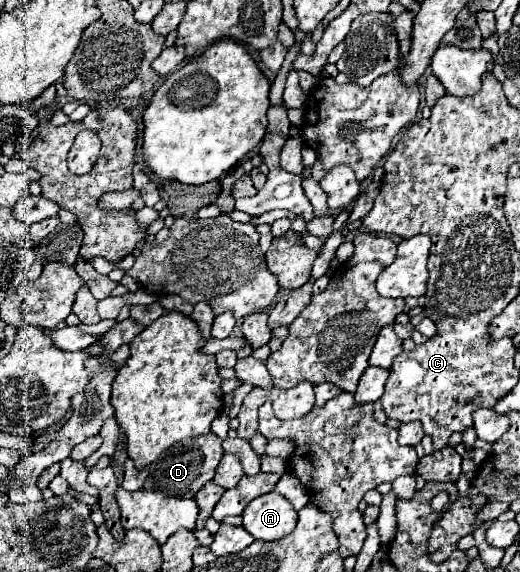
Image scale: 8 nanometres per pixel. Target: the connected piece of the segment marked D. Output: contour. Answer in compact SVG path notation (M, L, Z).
M205 434L205 436L195 436L195 438L185 438L179 444L173 444L169 450L165 450L159 460L155 460L149 466L149 478L145 482L145 490L159 490L167 496L187 496L193 498L205 482L213 480L215 468L223 456L221 448L221 438L215 434Z

